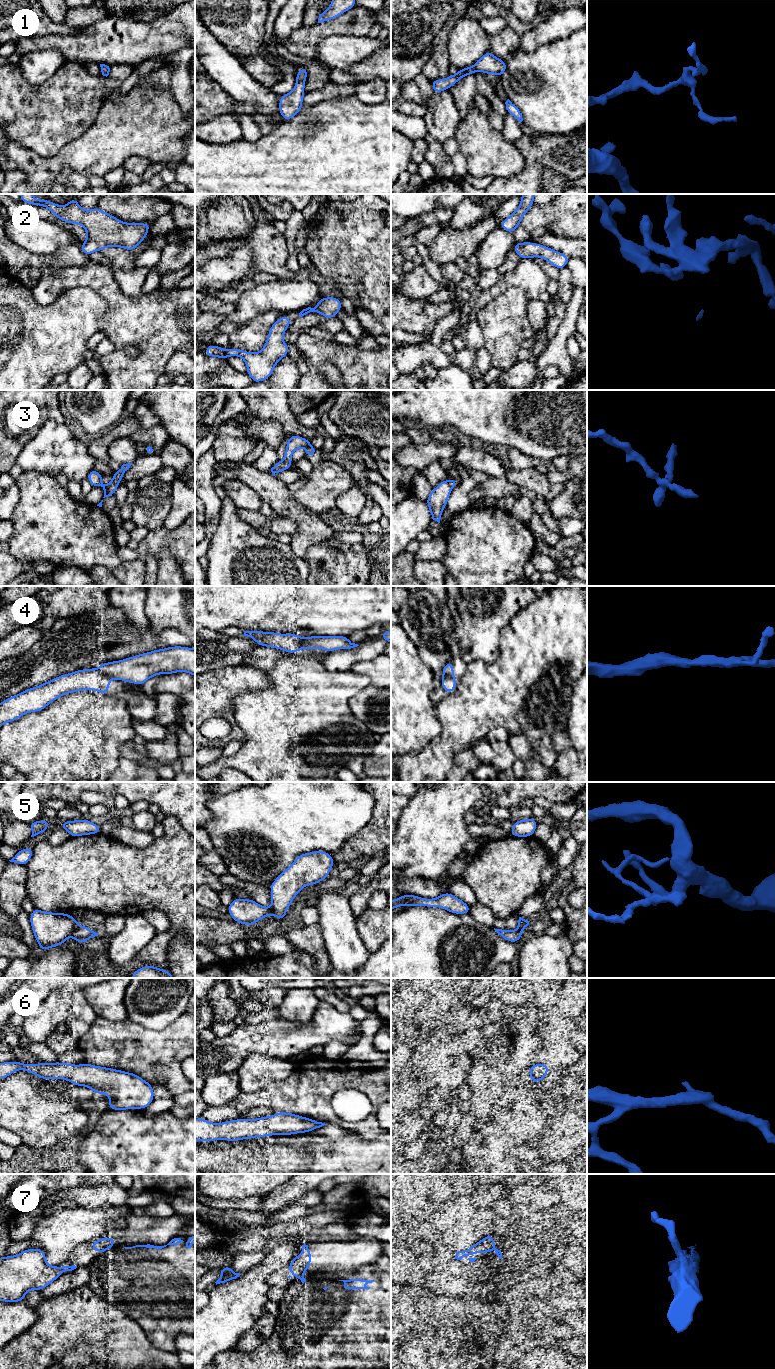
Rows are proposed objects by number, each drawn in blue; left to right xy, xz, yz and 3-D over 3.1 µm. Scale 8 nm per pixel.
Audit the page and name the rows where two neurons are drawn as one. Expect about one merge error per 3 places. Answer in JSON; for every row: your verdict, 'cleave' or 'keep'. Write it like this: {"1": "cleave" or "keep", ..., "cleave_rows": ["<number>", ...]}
{"1": "keep", "2": "keep", "3": "keep", "4": "cleave", "5": "cleave", "6": "keep", "7": "cleave", "cleave_rows": ["4", "5", "7"]}

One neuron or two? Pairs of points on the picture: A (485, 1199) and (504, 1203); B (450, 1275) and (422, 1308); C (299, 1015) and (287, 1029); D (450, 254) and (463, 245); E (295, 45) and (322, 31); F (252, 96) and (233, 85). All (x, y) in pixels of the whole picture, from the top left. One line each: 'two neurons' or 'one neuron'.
A: two neurons
B: two neurons
C: two neurons
D: one neuron
E: one neuron
F: one neuron

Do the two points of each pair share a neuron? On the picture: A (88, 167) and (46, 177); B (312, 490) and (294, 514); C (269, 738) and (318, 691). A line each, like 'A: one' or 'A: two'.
A: one
B: two
C: one

